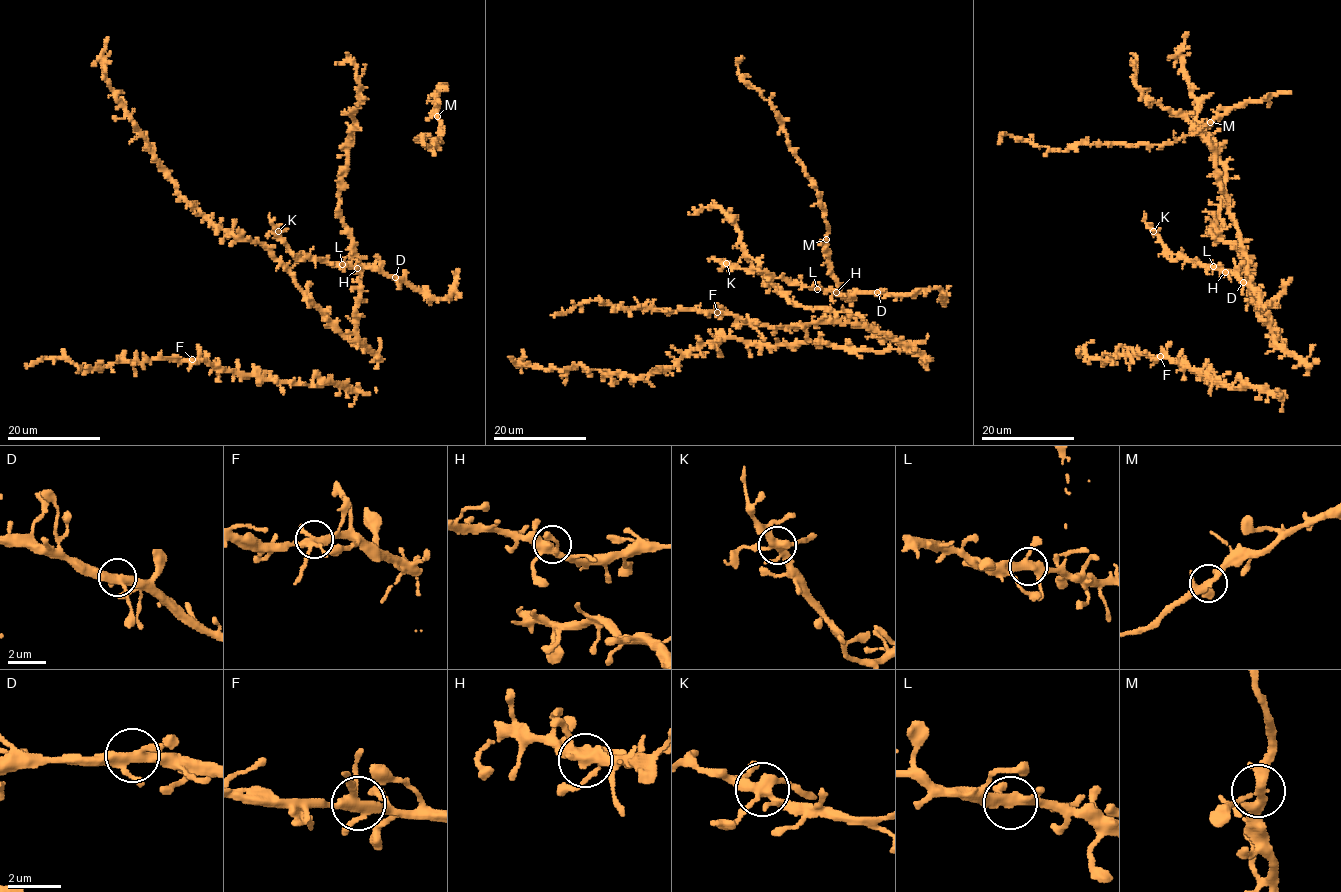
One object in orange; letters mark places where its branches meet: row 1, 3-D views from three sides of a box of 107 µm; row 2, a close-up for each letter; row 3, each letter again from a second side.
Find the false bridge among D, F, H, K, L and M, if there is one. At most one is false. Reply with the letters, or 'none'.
none

